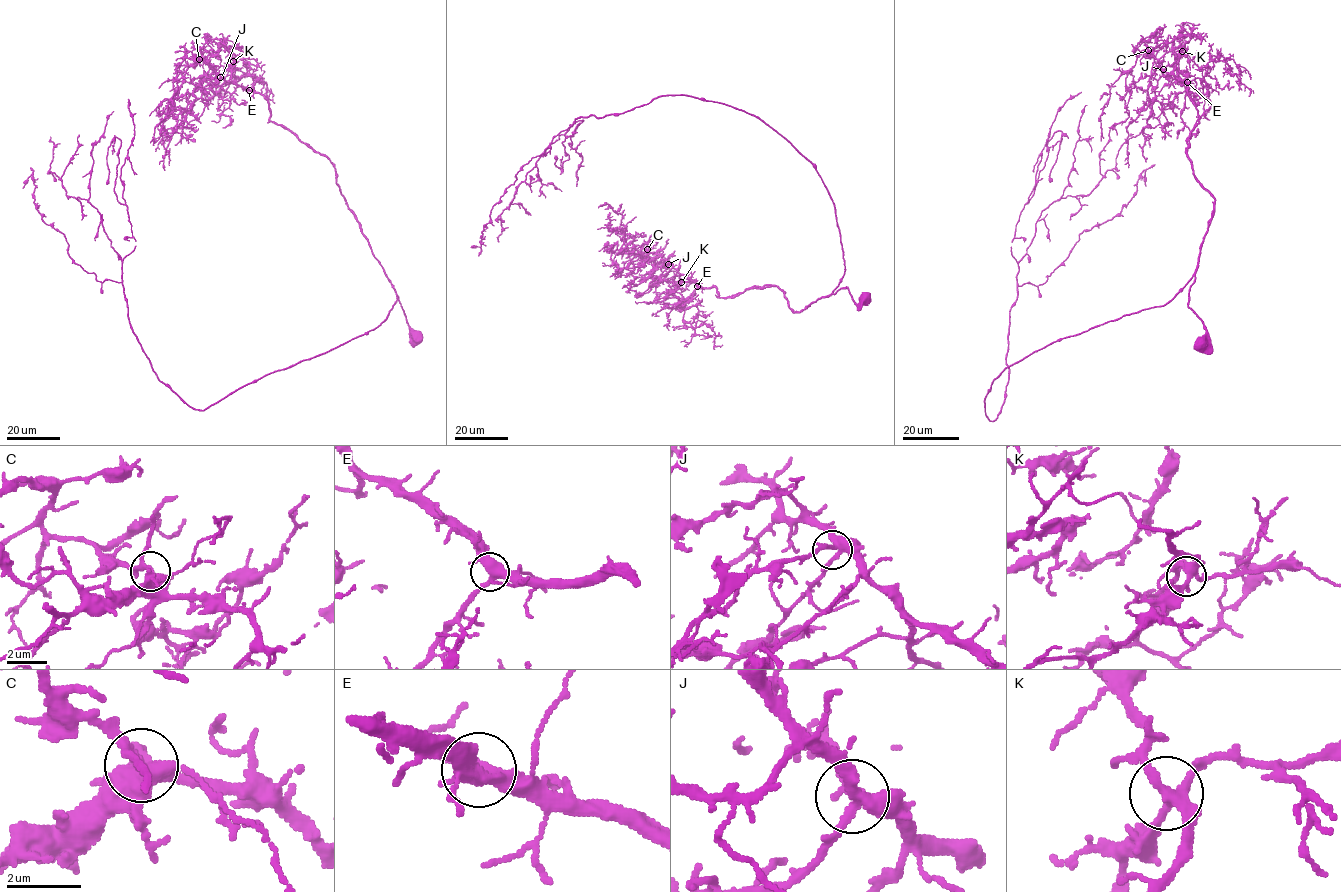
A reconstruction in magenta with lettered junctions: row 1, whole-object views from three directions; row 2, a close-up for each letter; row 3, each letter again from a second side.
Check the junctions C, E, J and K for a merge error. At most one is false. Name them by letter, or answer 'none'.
none

